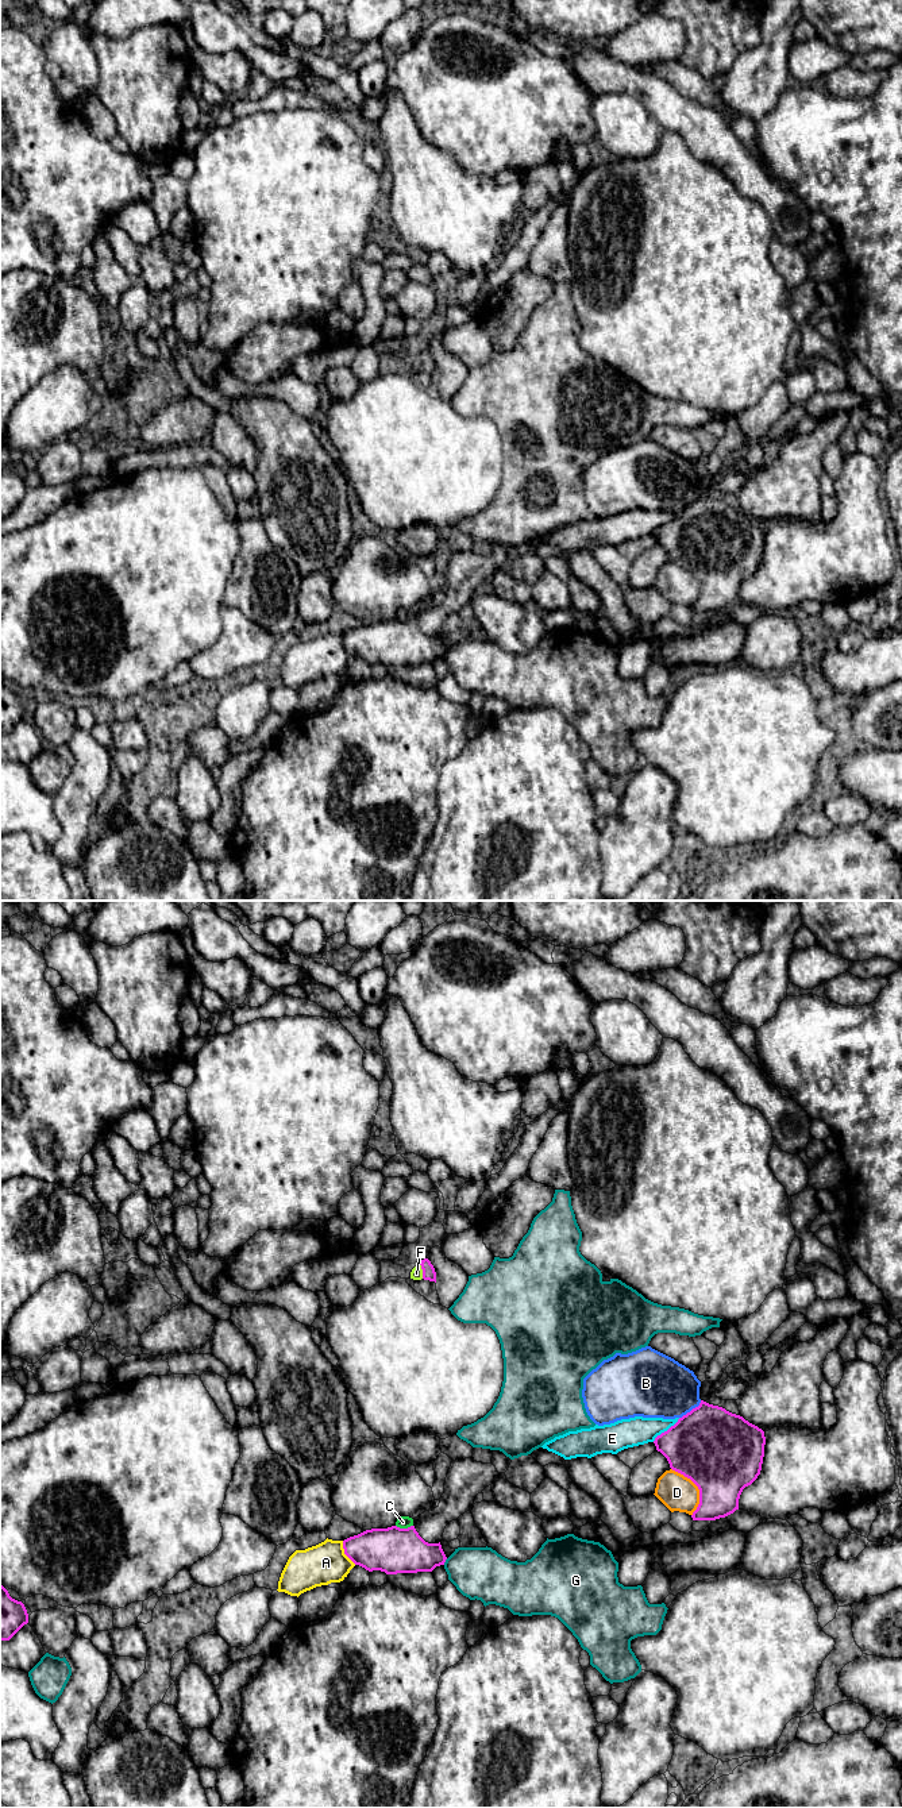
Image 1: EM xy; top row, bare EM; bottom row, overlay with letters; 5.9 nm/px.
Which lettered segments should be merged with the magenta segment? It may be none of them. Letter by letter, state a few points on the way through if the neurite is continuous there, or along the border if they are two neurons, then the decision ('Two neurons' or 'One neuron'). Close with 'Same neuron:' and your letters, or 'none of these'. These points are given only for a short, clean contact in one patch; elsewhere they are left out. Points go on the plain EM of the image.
A: Two neurons
B: Two neurons
C: Two neurons
D: Two neurons
E: Two neurons
F: Path across: xy (428, 363), (423, 363), (416, 366). One neuron
G: Two neurons
Same neuron: F

